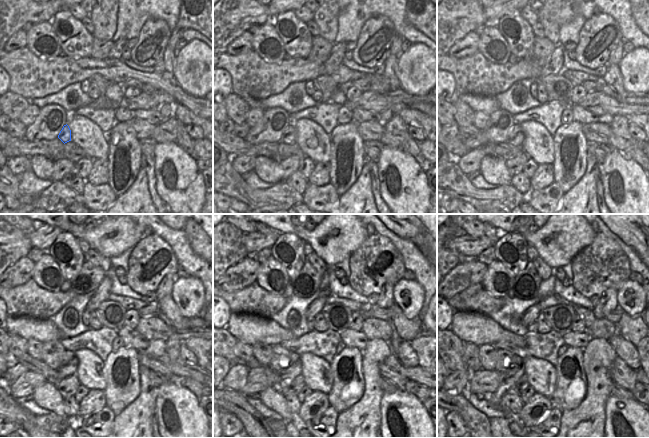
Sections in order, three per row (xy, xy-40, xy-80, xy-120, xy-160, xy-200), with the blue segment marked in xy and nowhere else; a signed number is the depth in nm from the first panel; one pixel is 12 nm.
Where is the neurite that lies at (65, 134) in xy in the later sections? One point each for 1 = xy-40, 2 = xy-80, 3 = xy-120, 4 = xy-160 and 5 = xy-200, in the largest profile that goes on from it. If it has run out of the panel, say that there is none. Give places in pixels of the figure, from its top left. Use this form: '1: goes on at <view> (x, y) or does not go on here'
1: goes on at xy-40 (288, 137)
2: goes on at xy-80 (515, 137)
3: goes on at xy-120 (68, 367)
4: goes on at xy-160 (285, 377)
5: goes on at xy-200 (510, 377)

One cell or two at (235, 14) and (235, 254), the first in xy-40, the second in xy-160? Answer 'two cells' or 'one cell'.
one cell

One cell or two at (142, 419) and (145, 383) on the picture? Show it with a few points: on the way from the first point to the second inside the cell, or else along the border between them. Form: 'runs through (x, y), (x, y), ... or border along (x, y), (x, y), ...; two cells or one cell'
runs through (142, 410), (145, 404), (145, 392); one cell

